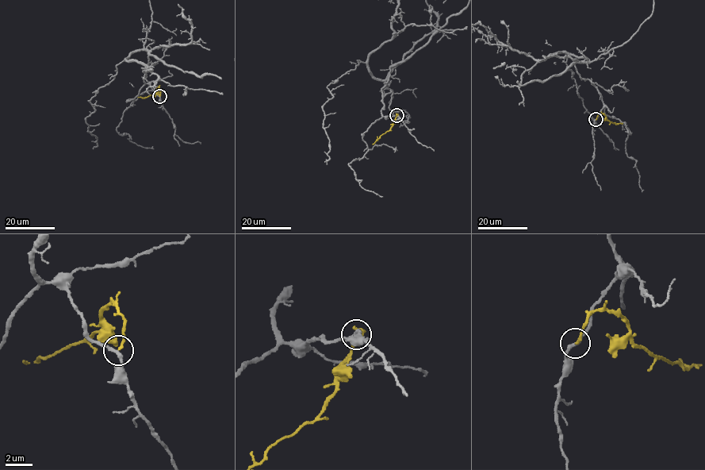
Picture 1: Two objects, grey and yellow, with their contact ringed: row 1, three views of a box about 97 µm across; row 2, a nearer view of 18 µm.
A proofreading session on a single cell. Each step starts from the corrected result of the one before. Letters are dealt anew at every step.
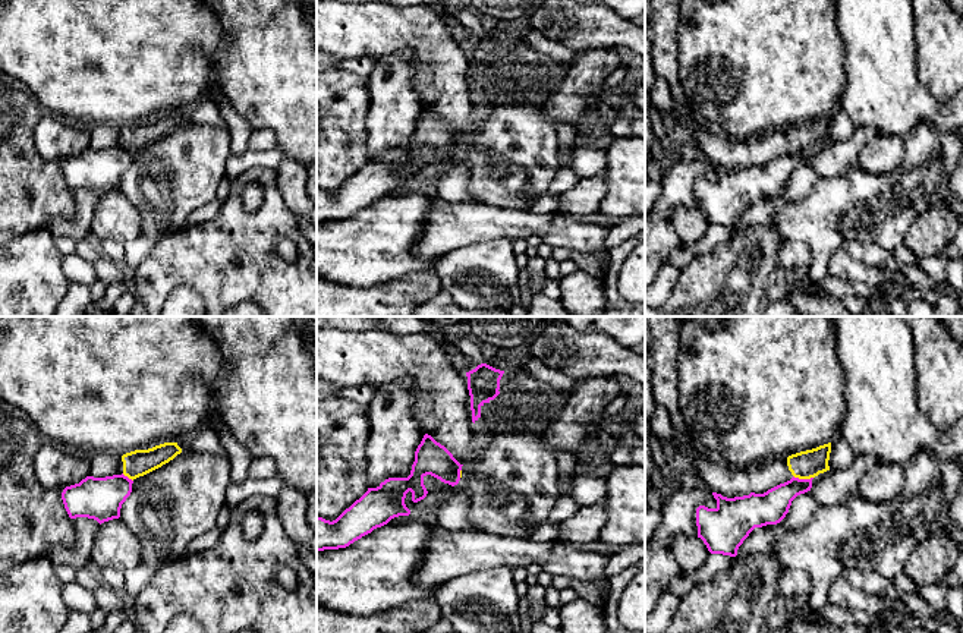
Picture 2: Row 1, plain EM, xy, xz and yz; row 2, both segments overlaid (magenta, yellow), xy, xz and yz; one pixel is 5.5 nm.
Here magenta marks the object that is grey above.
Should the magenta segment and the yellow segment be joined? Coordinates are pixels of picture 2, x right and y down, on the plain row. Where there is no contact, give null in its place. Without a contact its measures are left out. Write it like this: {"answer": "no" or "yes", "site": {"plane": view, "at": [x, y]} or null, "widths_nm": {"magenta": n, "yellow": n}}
{"answer": "no", "site": {"plane": "yz", "at": [803, 151]}, "widths_nm": {"magenta": 180, "yellow": 160}}

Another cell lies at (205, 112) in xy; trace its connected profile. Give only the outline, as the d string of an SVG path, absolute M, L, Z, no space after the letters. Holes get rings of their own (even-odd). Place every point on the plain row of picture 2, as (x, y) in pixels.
M211 97L202 98L198 104L188 110L189 122L196 125L213 125L221 126L226 125L215 101Z

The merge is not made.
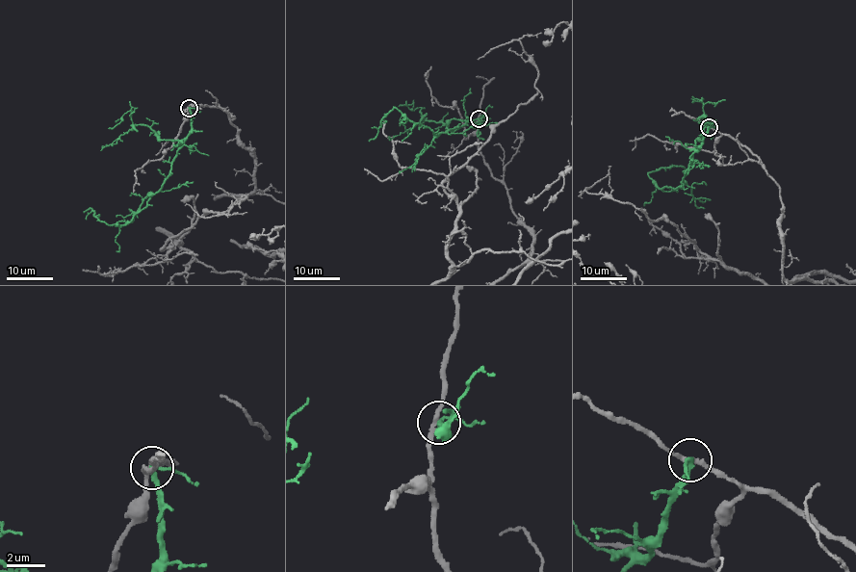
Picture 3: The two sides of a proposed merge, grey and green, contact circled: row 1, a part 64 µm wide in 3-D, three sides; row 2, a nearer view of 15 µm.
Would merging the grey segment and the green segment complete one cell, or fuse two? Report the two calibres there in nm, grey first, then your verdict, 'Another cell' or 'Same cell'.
Thickness 220 nm (grey) against 240 nm. Another cell

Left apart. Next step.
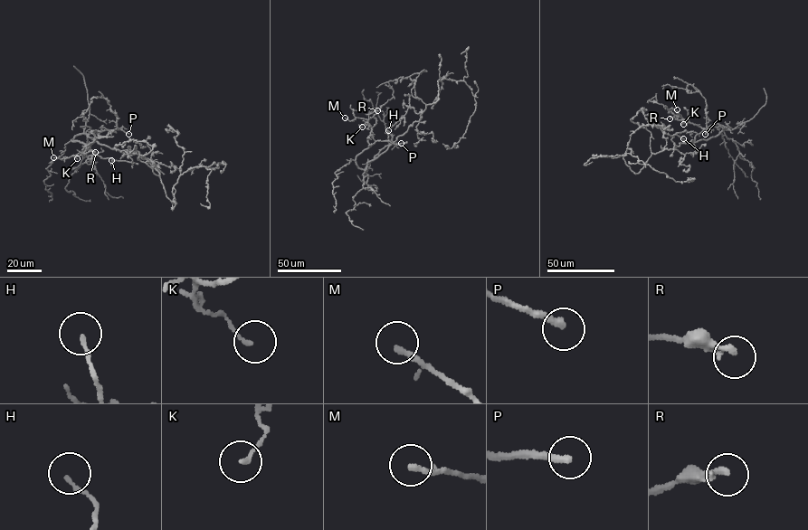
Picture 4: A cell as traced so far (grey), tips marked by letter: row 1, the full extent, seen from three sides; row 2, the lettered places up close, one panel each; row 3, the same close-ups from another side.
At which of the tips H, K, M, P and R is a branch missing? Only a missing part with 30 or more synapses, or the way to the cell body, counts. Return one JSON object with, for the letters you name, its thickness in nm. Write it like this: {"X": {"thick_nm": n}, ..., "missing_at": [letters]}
{"M": {"thick_nm": 190}, "missing_at": ["M"]}

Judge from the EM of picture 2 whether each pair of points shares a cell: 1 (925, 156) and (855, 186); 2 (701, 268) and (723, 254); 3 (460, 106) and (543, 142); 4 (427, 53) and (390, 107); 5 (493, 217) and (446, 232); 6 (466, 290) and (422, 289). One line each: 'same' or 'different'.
1: same
2: same
3: different
4: different
5: same
6: different

